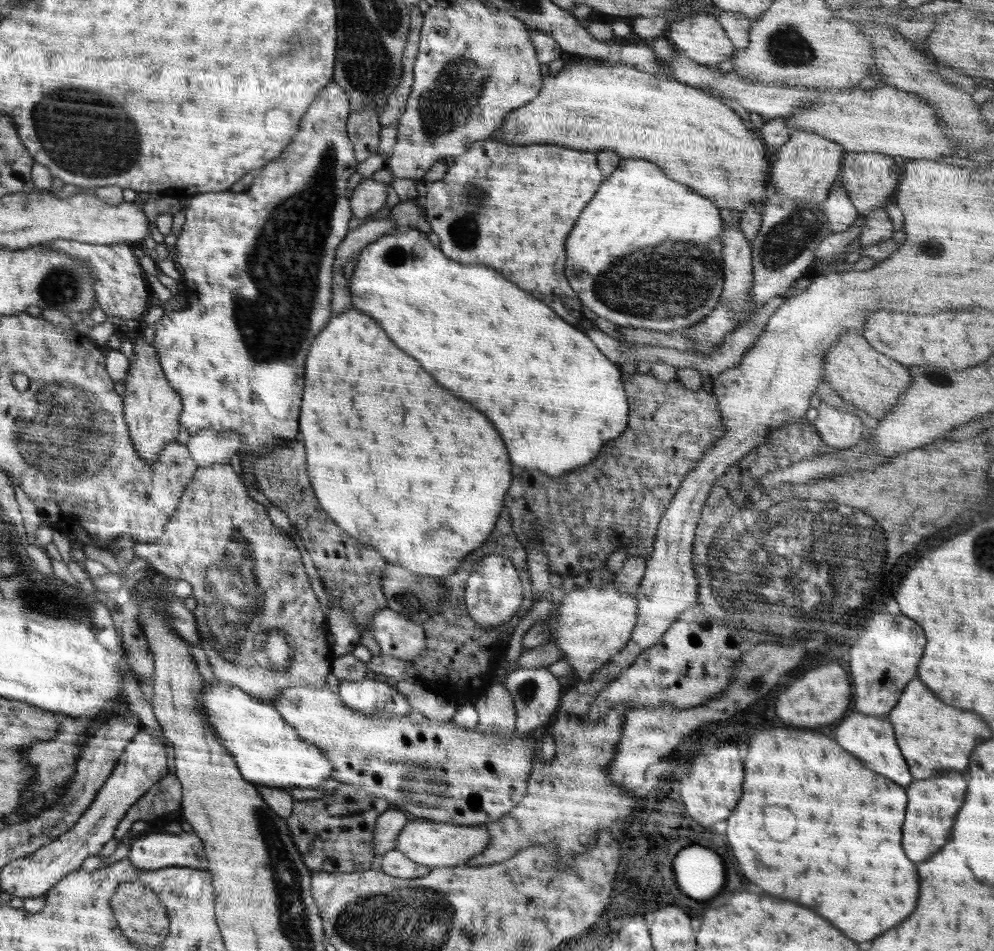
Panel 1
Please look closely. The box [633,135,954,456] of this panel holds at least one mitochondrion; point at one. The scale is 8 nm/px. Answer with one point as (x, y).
(796, 231)

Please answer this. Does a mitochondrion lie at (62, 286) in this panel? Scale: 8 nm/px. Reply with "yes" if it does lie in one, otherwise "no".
yes

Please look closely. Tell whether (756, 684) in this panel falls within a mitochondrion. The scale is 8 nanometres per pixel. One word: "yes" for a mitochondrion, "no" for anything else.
no

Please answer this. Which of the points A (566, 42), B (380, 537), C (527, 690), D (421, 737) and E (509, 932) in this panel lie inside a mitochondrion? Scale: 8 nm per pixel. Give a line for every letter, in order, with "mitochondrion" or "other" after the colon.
A: other
B: other
C: mitochondrion
D: other
E: other

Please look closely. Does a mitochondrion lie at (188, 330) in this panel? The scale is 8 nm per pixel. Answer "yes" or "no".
no

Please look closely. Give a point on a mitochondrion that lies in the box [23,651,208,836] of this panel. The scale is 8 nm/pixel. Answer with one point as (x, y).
(44, 756)

